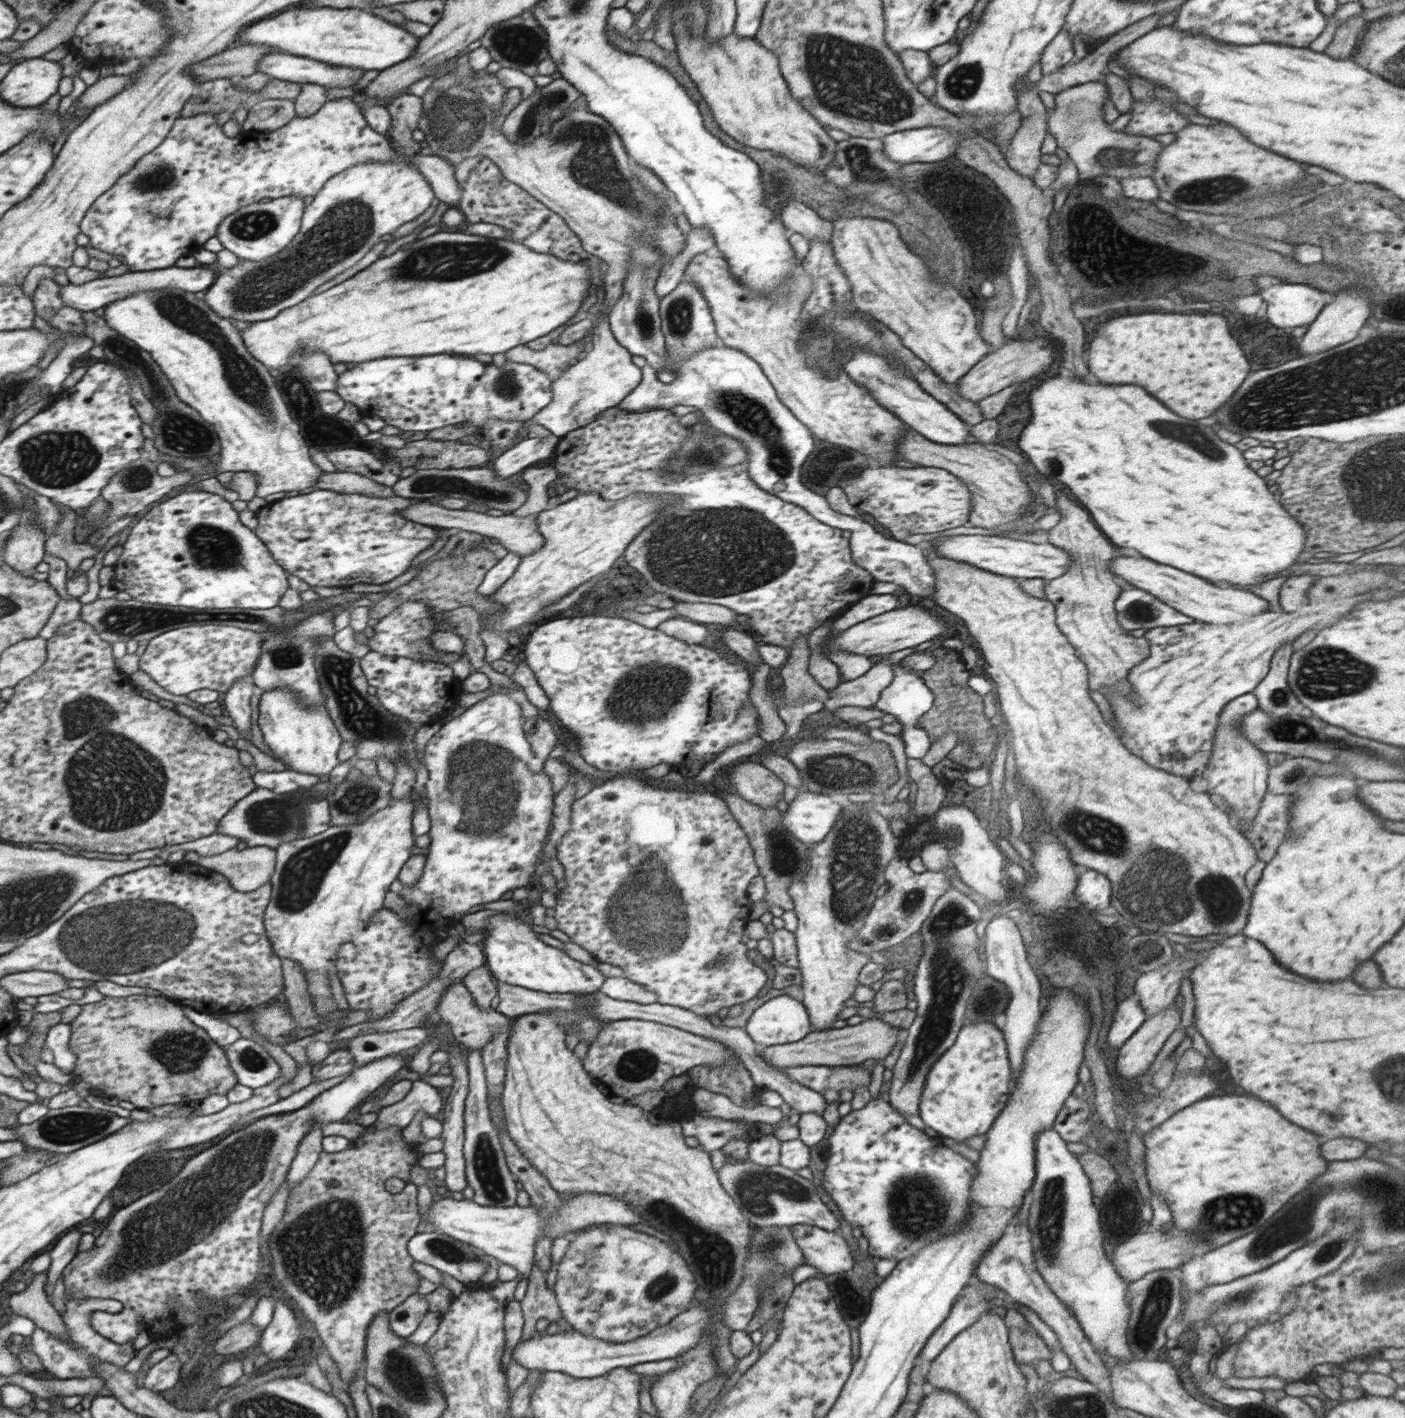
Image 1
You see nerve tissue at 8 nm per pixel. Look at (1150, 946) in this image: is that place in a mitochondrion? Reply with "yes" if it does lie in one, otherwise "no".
yes

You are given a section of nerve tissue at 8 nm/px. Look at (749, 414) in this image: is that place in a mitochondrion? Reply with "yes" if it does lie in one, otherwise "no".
yes

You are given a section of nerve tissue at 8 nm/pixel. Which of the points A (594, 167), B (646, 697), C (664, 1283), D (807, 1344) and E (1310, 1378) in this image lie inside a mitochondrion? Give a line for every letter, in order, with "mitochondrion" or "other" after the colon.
A: mitochondrion
B: mitochondrion
C: mitochondrion
D: other
E: other

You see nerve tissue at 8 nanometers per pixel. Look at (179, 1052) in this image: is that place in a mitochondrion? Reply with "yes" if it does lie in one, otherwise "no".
yes

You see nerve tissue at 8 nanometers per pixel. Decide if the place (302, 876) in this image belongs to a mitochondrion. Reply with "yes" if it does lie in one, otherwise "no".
yes

